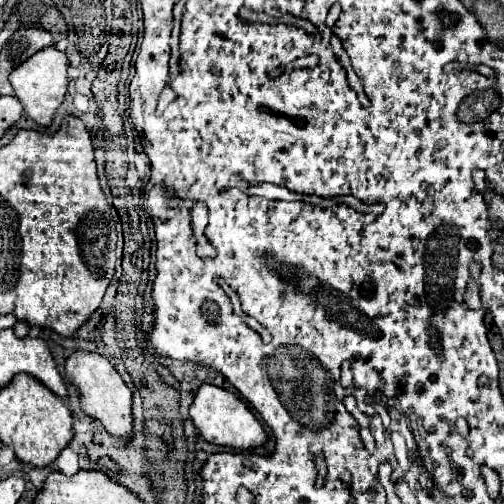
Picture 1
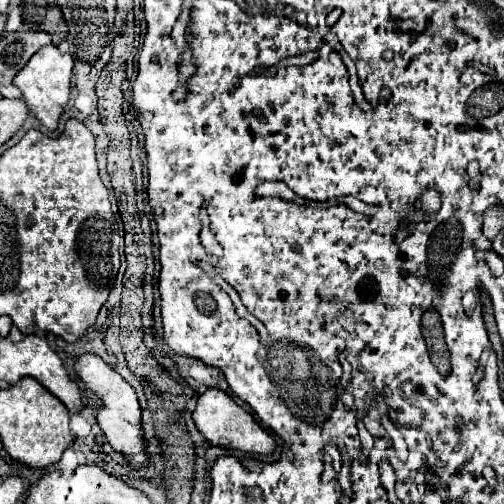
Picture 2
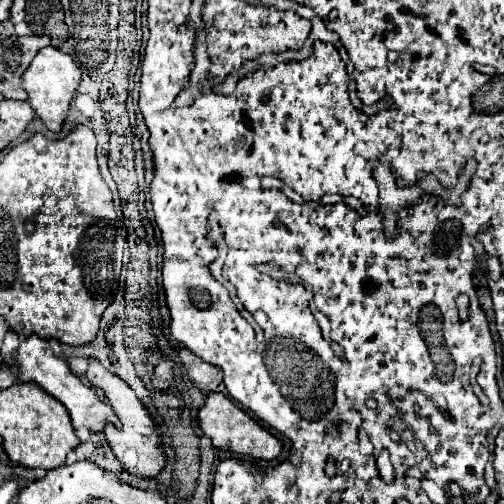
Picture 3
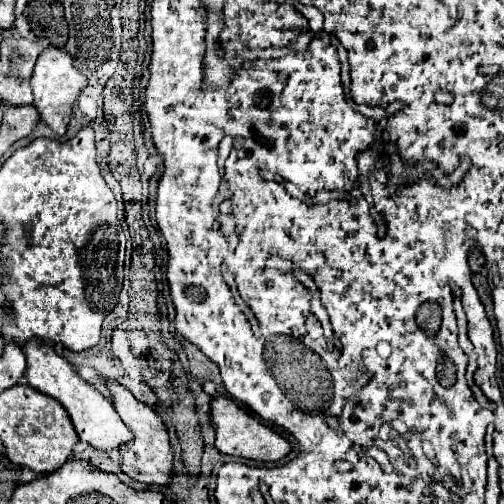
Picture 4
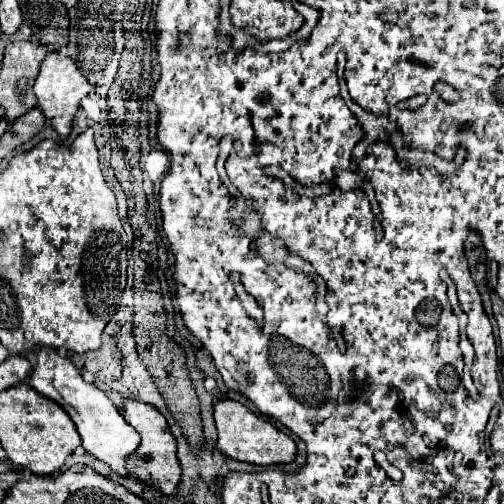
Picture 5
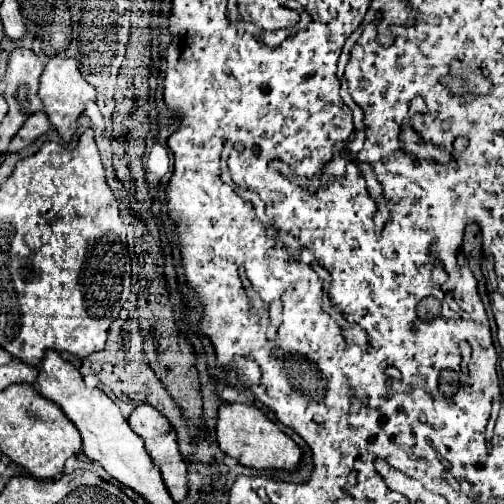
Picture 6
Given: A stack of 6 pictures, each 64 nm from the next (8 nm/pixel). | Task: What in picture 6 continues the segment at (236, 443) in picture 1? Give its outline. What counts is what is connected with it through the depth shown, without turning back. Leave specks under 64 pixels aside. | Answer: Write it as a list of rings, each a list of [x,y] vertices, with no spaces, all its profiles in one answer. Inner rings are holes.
[[[246,404],[220,406],[216,432],[222,452],[238,460],[242,466],[256,470],[288,470],[288,472],[298,470],[298,462],[302,456],[300,448],[256,406],[246,406]]]

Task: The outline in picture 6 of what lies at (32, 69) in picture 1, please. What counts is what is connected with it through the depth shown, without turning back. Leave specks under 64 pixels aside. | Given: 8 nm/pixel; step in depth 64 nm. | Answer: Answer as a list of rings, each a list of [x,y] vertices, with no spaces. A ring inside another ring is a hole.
[[[54,56],[46,62],[42,78],[40,78],[40,98],[44,102],[44,114],[50,118],[50,122],[54,124],[54,128],[58,130],[58,134],[62,136],[64,142],[70,142],[74,132],[76,132],[76,120],[78,116],[84,112],[86,104],[92,100],[96,100],[96,90],[92,84],[88,84],[74,58],[64,58],[64,56]]]

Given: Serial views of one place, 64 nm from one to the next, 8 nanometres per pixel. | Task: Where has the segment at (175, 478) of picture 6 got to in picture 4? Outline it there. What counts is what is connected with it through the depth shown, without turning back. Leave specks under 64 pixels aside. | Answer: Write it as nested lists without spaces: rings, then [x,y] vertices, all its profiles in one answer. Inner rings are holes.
[[[108,380],[106,382],[108,390],[114,396],[114,408],[120,414],[120,418],[124,420],[124,424],[134,432],[134,440],[130,444],[126,444],[124,448],[120,448],[118,460],[120,460],[120,468],[124,474],[128,474],[130,478],[144,482],[144,484],[156,484],[156,486],[170,486],[170,478],[172,478],[172,460],[174,460],[174,450],[170,446],[170,436],[168,430],[162,422],[162,418],[148,408],[146,404],[142,404],[140,400],[136,400],[132,396],[132,392],[124,390],[124,386],[120,388],[120,384]]]

